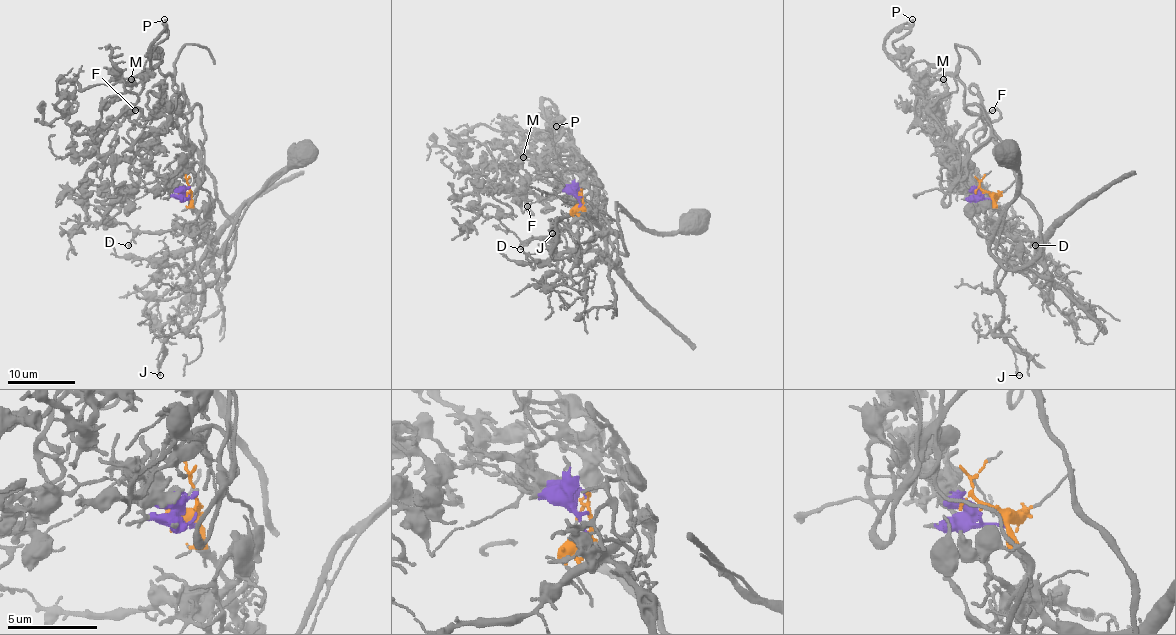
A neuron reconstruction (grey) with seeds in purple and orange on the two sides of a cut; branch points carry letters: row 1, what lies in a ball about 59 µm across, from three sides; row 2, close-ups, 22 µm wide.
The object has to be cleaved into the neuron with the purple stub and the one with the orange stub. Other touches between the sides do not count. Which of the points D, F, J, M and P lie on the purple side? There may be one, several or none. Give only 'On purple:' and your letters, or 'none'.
On purple: F, M, P

